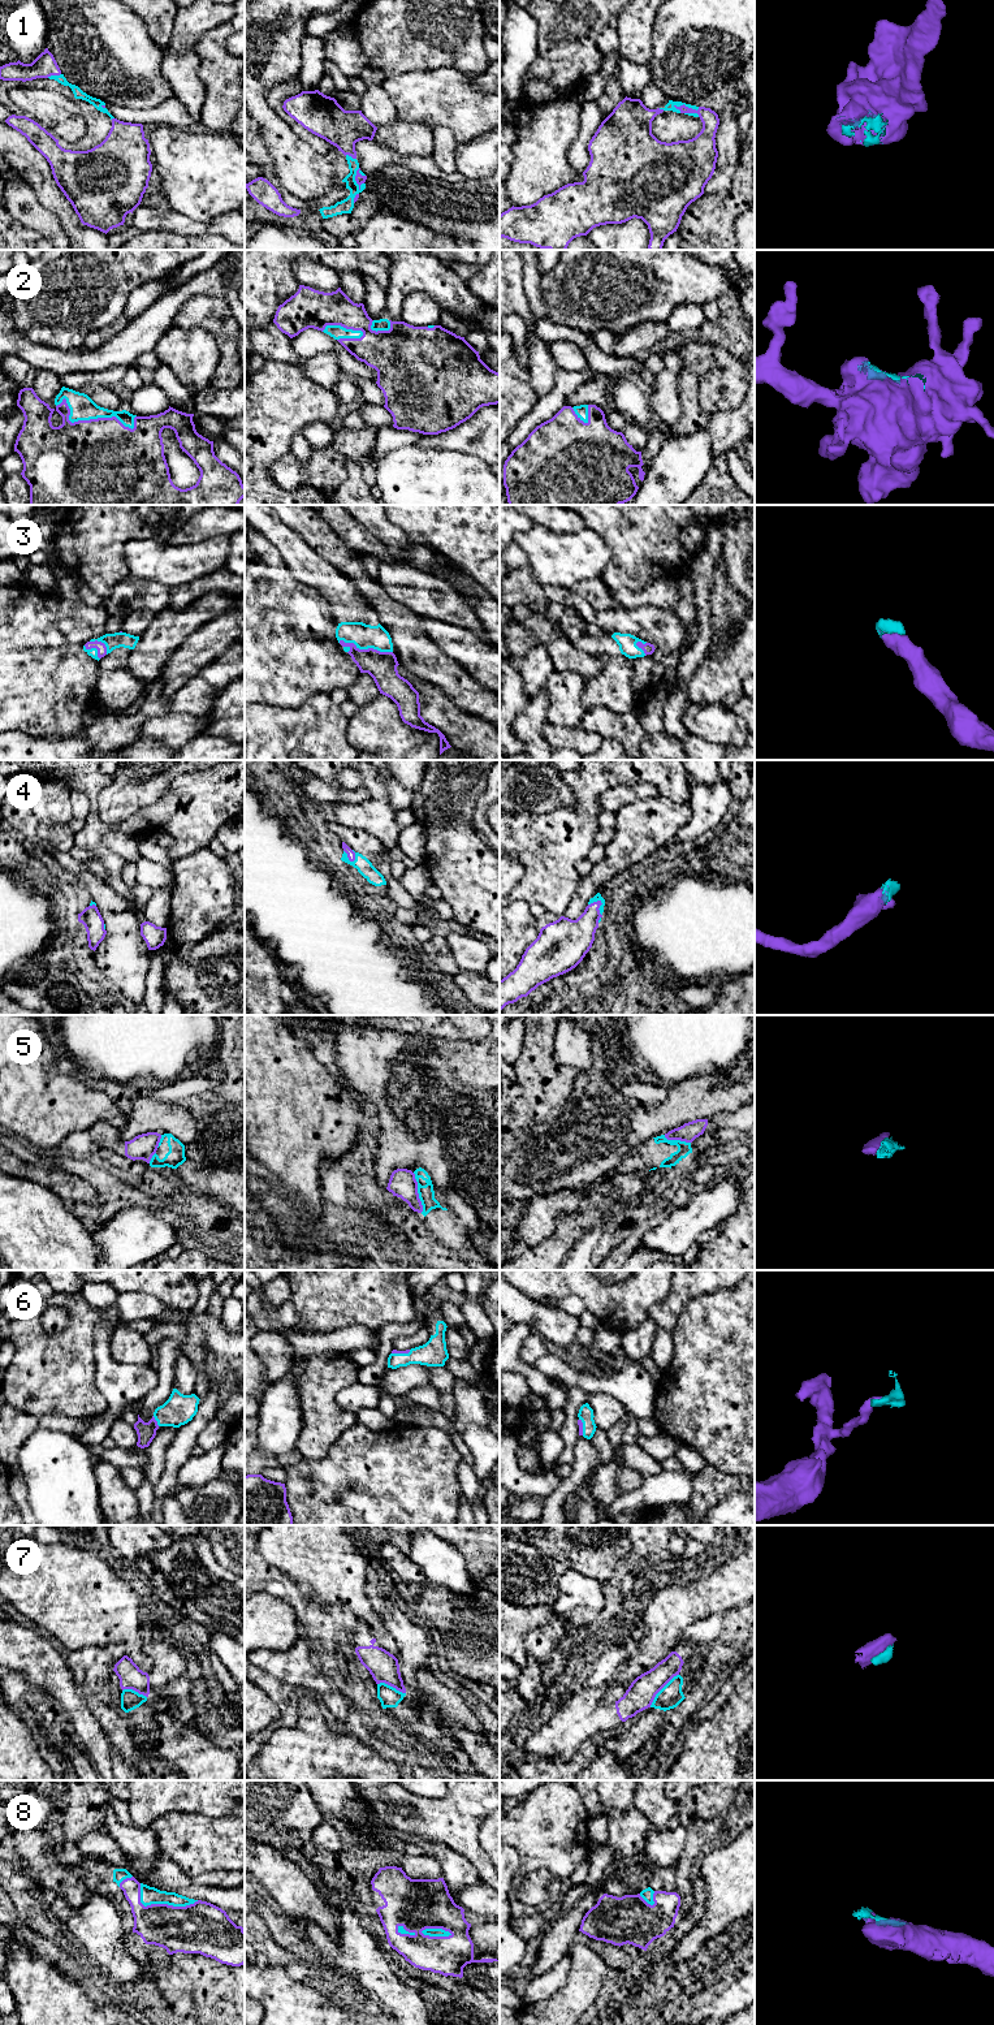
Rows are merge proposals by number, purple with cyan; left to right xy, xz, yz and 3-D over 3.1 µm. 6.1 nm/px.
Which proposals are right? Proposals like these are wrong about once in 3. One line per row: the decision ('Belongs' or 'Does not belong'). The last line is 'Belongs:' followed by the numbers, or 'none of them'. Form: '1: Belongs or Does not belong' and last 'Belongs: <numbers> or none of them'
1: Belongs
2: Belongs
3: Belongs
4: Belongs
5: Does not belong
6: Belongs
7: Does not belong
8: Belongs
Belongs: 1, 2, 3, 4, 6, 8

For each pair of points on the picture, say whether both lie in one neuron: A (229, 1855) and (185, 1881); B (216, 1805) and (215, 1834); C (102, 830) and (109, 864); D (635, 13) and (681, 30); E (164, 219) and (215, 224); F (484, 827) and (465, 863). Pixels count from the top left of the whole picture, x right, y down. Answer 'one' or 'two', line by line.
A: two
B: two
C: one
D: two
E: one
F: two

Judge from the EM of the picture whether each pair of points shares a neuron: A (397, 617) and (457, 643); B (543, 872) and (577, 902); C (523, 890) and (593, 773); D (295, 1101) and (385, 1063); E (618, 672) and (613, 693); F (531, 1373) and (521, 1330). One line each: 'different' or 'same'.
A: different
B: different
C: same
D: different
E: same
F: same

